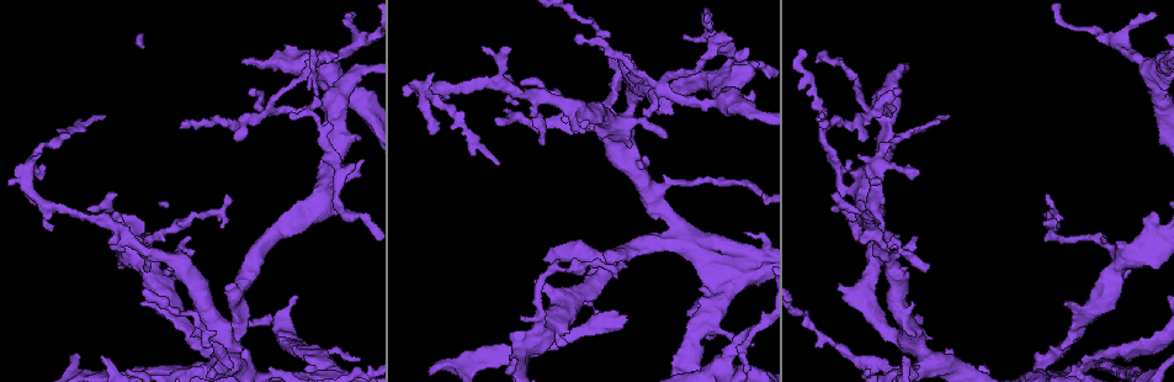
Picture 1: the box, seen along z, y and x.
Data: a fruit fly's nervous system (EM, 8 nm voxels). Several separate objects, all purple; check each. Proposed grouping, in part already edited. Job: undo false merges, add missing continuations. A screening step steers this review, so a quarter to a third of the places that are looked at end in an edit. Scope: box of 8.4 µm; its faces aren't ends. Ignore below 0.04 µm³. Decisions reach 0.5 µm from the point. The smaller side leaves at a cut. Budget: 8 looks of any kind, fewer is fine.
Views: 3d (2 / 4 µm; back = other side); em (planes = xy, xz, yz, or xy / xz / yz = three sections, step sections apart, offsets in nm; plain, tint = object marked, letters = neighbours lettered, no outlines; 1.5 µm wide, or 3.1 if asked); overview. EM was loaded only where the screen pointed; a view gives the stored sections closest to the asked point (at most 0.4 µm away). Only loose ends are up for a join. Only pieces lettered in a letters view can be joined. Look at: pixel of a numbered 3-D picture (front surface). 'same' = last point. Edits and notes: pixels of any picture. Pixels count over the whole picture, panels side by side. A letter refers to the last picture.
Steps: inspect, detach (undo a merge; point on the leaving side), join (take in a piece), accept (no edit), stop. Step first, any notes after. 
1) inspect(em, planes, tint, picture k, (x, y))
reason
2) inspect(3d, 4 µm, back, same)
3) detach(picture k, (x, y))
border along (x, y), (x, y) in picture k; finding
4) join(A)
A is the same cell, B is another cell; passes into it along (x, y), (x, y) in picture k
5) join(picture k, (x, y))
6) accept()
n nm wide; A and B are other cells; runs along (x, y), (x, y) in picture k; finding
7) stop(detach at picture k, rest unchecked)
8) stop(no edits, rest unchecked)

inspect(3d, 2 µm, picture 1, (234, 139))
branch stops here

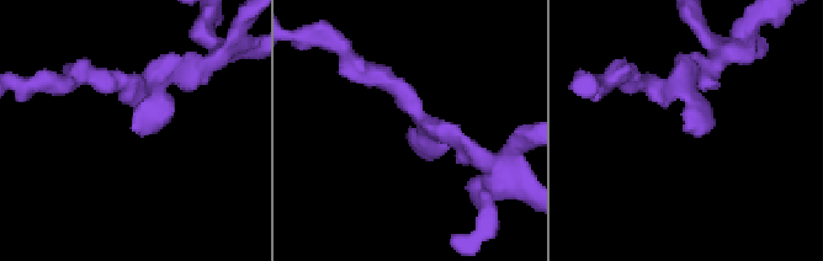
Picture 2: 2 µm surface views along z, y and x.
inspect(em, xy, step 4, tint, picture 2, (708, 129))

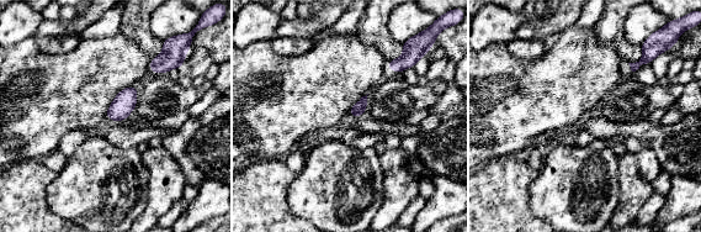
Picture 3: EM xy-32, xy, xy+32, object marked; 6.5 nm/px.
inspect(em, planes, letters, same)

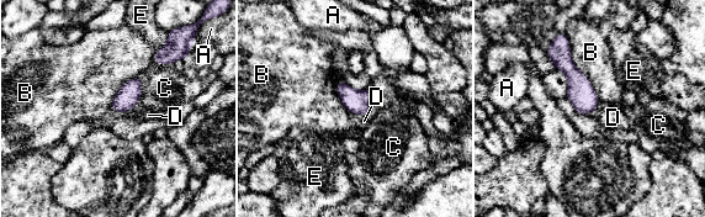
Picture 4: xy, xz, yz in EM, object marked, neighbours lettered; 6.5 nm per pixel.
accept()
A, B, C, D and E are other cells; none of them fits

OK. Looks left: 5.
inspect(em, yz, step 4, tint, picture 1, (500, 163))
thin end

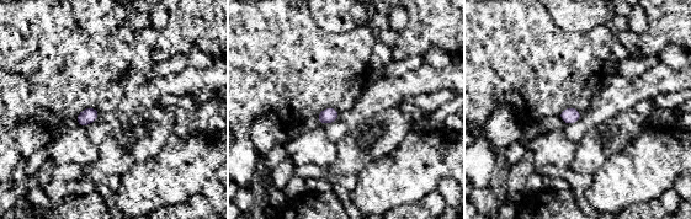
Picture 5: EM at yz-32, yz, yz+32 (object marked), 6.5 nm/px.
inspect(em, planes, letters, same)
cut it another way

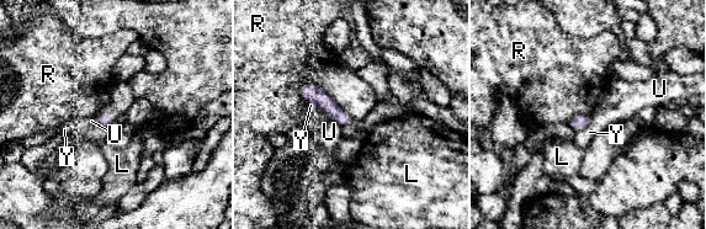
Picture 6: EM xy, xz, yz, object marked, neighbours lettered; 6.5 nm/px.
accept()
80 nm wide; R touches over 380 nm; L, R, U and Y are other cells; no lettered piece goes on from it

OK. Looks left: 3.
inspect(em, planes, letters, picture 1, (627, 315))

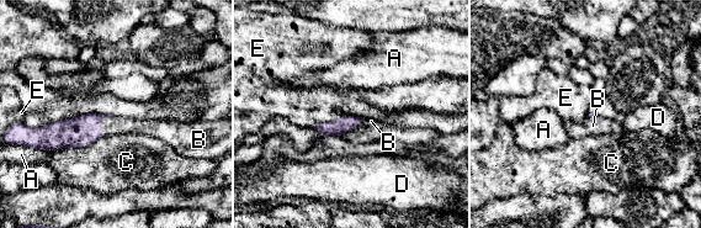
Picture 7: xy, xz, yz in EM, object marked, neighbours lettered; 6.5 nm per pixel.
join(B)
B is the same cell, A, C, D and E are other cells; passes into it along (81, 131), (106, 116), (111, 126) in picture 7; it goes on there

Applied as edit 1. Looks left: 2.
stop(join at picture 7, rest unchecked)

